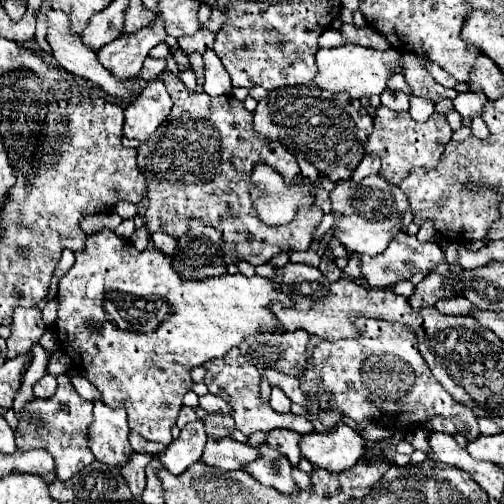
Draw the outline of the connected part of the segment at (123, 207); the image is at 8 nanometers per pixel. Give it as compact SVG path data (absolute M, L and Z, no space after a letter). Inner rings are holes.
M125 201L118 202L114 211L123 219L133 218L136 214L138 214L137 206Z

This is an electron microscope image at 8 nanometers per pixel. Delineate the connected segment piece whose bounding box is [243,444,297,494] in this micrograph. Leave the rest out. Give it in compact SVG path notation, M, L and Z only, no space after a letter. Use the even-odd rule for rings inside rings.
M267 444L259 446L259 460L243 464L243 470L249 472L257 482L277 488L283 494L291 494L297 488L291 478L291 462L287 462L285 456Z

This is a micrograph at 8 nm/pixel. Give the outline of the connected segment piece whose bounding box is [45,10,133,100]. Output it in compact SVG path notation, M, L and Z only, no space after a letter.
M49 10L49 12L47 12L47 34L45 34L45 40L47 40L47 50L51 52L51 56L53 56L53 58L59 62L59 66L63 66L67 72L71 72L71 74L75 74L75 76L83 76L83 78L95 82L95 84L101 86L107 94L117 96L117 98L121 98L121 100L131 100L131 98L133 98L133 80L125 80L125 82L115 80L105 68L101 68L95 50L93 50L93 48L87 48L87 46L81 42L79 34L75 34L75 32L71 30L71 24L69 24L67 14L63 14L63 12L59 12L59 10Z

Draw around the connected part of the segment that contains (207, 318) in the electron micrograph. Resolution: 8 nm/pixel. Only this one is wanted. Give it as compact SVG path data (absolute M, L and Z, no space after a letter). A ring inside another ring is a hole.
M101 230L99 234L87 236L85 240L85 248L81 252L75 252L75 264L59 278L59 288L57 288L57 322L55 322L55 332L57 332L57 340L61 342L61 350L71 358L73 368L79 370L91 384L95 384L95 388L101 392L103 402L109 408L125 408L127 410L127 420L129 420L129 428L135 430L137 434L141 434L145 440L151 442L161 442L161 444L171 444L171 426L177 422L179 410L183 406L183 396L185 392L191 388L191 368L201 366L205 360L211 358L223 358L233 346L239 346L247 336L251 334L259 334L259 332L275 332L273 324L275 324L275 316L269 308L269 304L273 302L281 302L285 306L291 306L291 300L287 294L279 292L275 288L275 284L271 284L269 278L259 278L259 276L251 276L245 278L243 274L223 274L223 276L213 276L207 280L185 280L181 278L175 270L173 270L173 262L169 256L165 256L161 250L157 250L153 244L149 244L143 252L137 250L129 240L125 242L123 238L119 238L114 231ZM97 278L97 288L91 288L91 280Z

